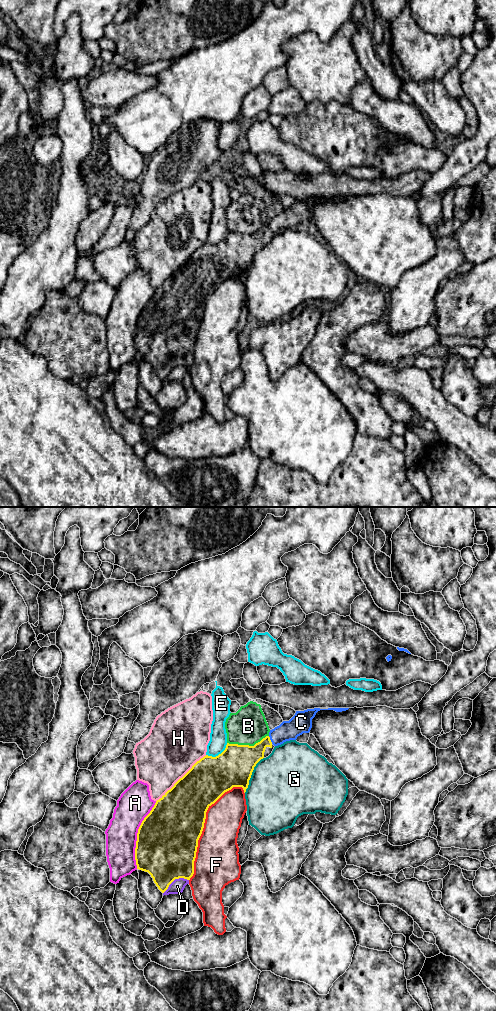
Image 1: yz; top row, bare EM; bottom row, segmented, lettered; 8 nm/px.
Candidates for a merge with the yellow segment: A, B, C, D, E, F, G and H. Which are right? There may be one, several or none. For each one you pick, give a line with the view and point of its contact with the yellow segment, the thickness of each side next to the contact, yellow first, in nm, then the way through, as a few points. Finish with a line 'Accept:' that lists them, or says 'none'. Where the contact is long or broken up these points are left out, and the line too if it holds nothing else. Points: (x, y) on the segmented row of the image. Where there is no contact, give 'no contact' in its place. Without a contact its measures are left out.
C: yz (270, 740) | 200/160 nm | across yz (244, 757), (252, 755), (270, 740), (289, 730)
Accept: C

